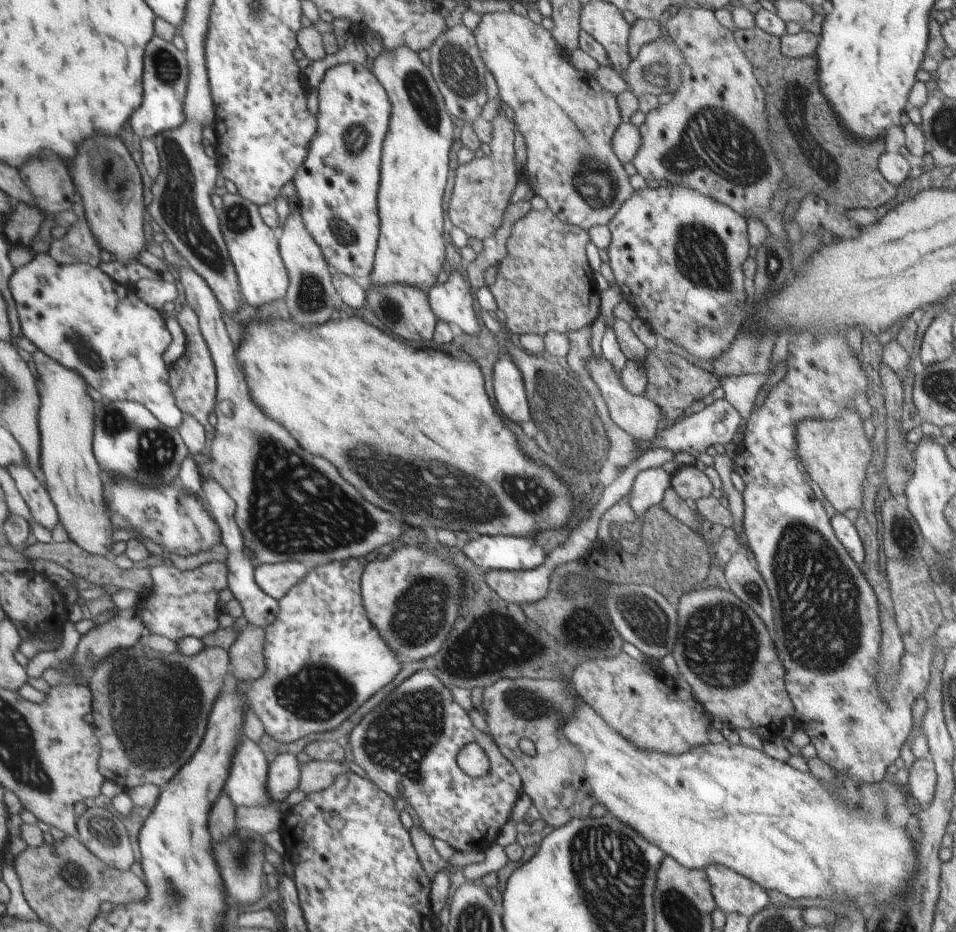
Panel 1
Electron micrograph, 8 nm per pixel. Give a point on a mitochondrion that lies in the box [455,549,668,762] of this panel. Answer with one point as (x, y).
(586, 637)

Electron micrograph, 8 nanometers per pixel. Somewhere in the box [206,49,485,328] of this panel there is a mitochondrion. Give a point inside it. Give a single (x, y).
(421, 96)

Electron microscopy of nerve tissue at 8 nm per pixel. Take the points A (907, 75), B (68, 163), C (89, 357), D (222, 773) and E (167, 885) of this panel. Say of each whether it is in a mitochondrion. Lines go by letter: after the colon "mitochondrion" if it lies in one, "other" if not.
A: other
B: other
C: mitochondrion
D: other
E: mitochondrion

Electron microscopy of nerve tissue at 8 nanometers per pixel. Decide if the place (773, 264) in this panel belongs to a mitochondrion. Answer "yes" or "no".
yes

